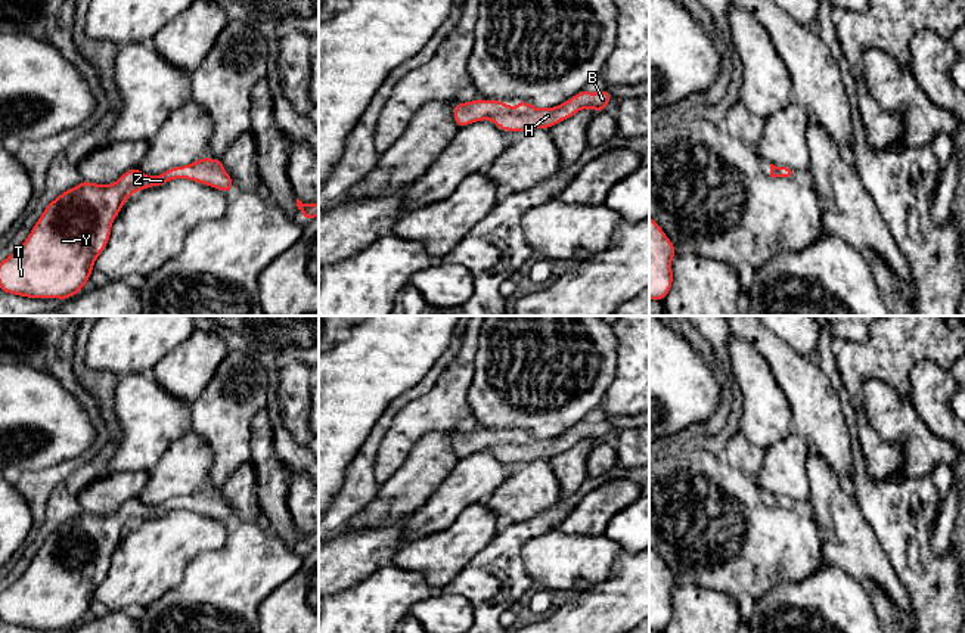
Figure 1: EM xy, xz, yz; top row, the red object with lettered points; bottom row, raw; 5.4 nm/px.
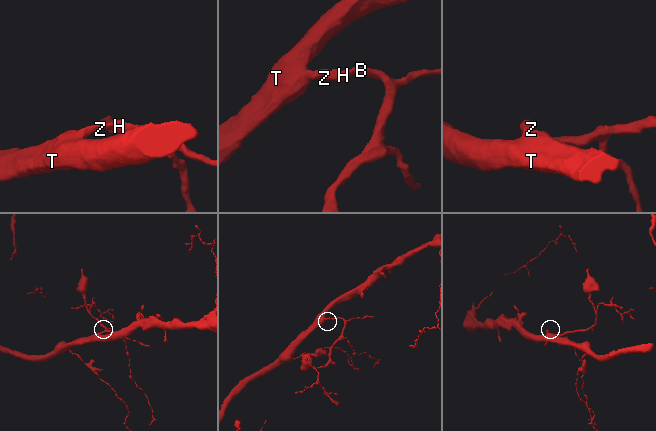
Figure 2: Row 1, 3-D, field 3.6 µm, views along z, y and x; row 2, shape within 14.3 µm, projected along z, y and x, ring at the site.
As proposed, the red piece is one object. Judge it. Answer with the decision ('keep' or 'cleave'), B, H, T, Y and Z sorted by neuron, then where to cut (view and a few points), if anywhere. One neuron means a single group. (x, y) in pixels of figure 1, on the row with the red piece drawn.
keep; groups B H T Y Z; cut none

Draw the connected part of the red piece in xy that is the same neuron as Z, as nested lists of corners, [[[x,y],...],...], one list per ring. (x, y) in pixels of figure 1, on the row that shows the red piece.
[[[207,156],[156,177],[130,168],[111,184],[83,180],[49,202],[24,243],[0,261],[0,292],[62,301],[77,295],[90,280],[125,199],[176,179],[226,193],[233,189],[233,177],[226,173],[221,158]]]

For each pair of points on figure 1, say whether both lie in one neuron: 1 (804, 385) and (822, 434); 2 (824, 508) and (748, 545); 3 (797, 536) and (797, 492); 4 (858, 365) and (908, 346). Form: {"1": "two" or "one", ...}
{"1": "one", "2": "two", "3": "two", "4": "one"}

